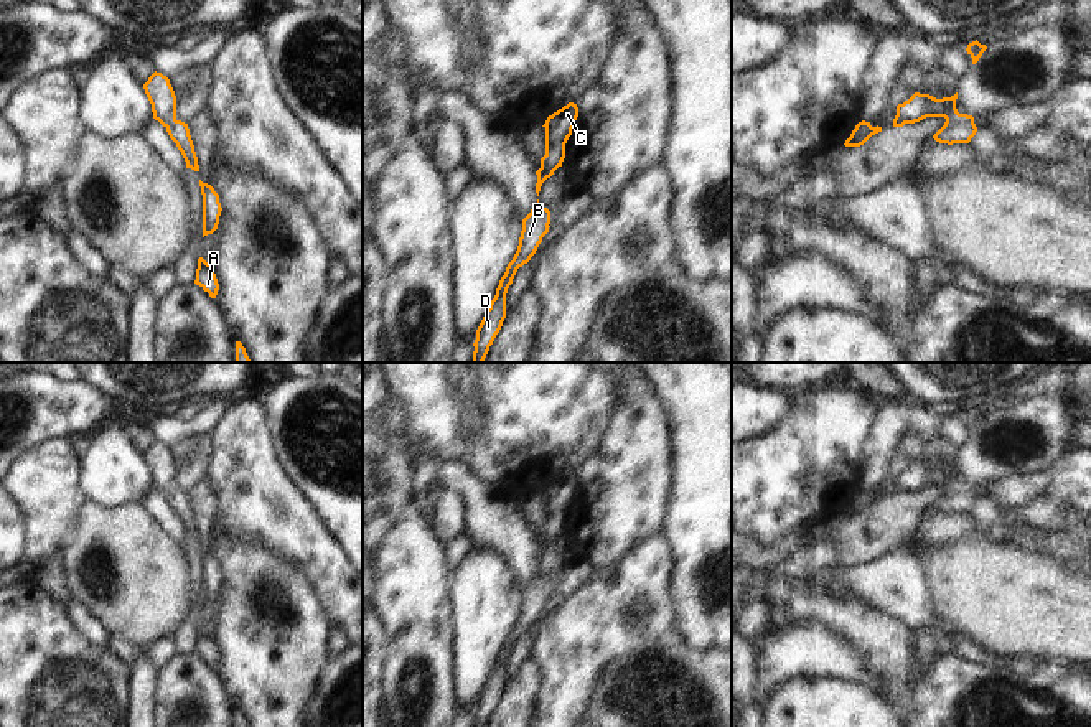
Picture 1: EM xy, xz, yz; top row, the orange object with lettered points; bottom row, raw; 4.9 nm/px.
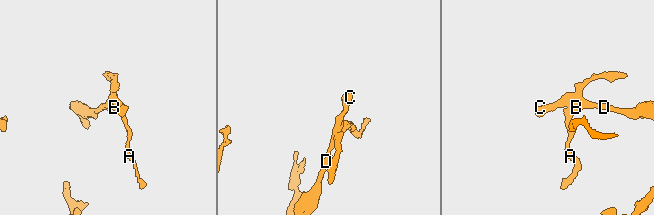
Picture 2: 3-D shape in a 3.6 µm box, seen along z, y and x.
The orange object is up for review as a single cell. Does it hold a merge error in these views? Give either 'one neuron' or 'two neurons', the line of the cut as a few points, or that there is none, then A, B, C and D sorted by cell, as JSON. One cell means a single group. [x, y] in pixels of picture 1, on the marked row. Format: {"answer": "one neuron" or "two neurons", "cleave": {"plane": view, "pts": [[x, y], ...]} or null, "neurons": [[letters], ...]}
{"answer": "one neuron", "cleave": null, "neurons": [["A", "B", "C", "D"]]}

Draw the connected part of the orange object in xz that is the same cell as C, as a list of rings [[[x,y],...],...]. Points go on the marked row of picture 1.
[[[569,102],[567,106],[549,115],[546,124],[542,125],[546,129],[546,155],[541,158],[541,168],[536,171],[537,196],[542,183],[550,178],[559,167],[562,167],[562,162],[565,158],[565,143],[572,135],[577,117],[577,104]]]

